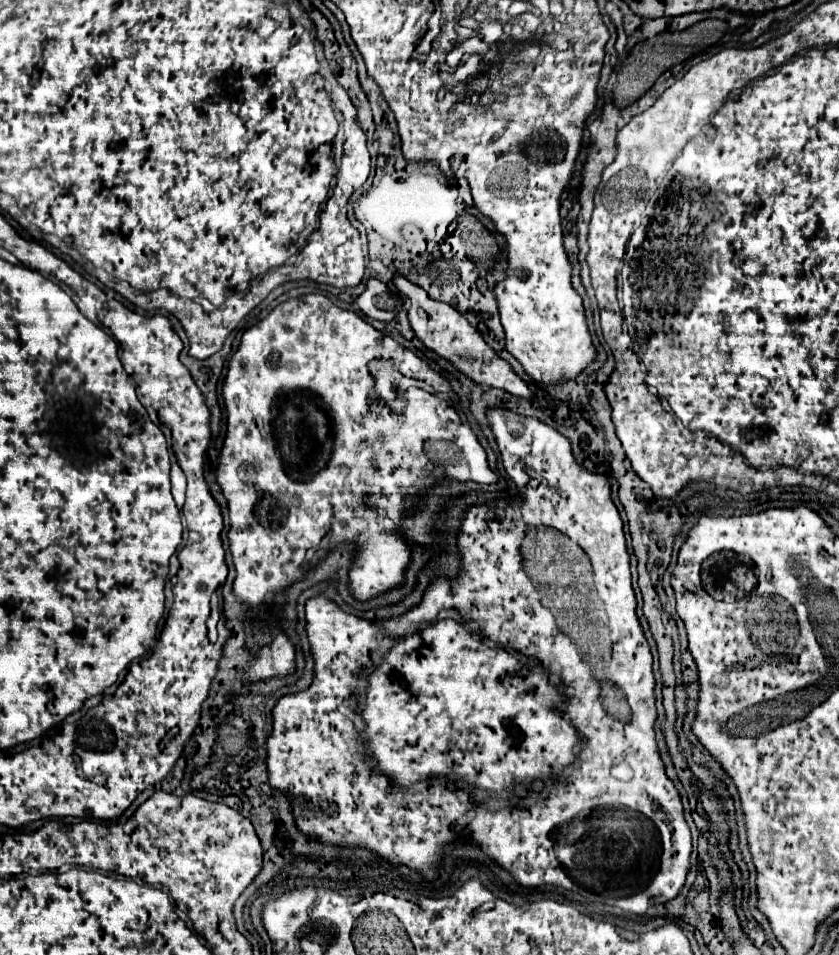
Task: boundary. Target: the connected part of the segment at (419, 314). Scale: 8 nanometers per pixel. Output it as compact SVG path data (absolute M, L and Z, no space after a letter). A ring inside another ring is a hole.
M395 274L393 282L395 282L397 290L403 292L411 300L411 308L409 308L411 328L413 328L415 336L431 352L435 352L437 356L441 356L447 362L451 362L461 374L465 374L467 378L471 378L475 384L501 388L501 390L505 390L505 392L509 392L513 396L521 396L521 398L531 398L533 396L533 392L529 390L529 386L511 370L511 366L505 360L501 360L495 354L495 350L481 338L481 334L453 306L449 306L445 302L431 300L427 296L427 292L419 284L413 284L403 274Z

